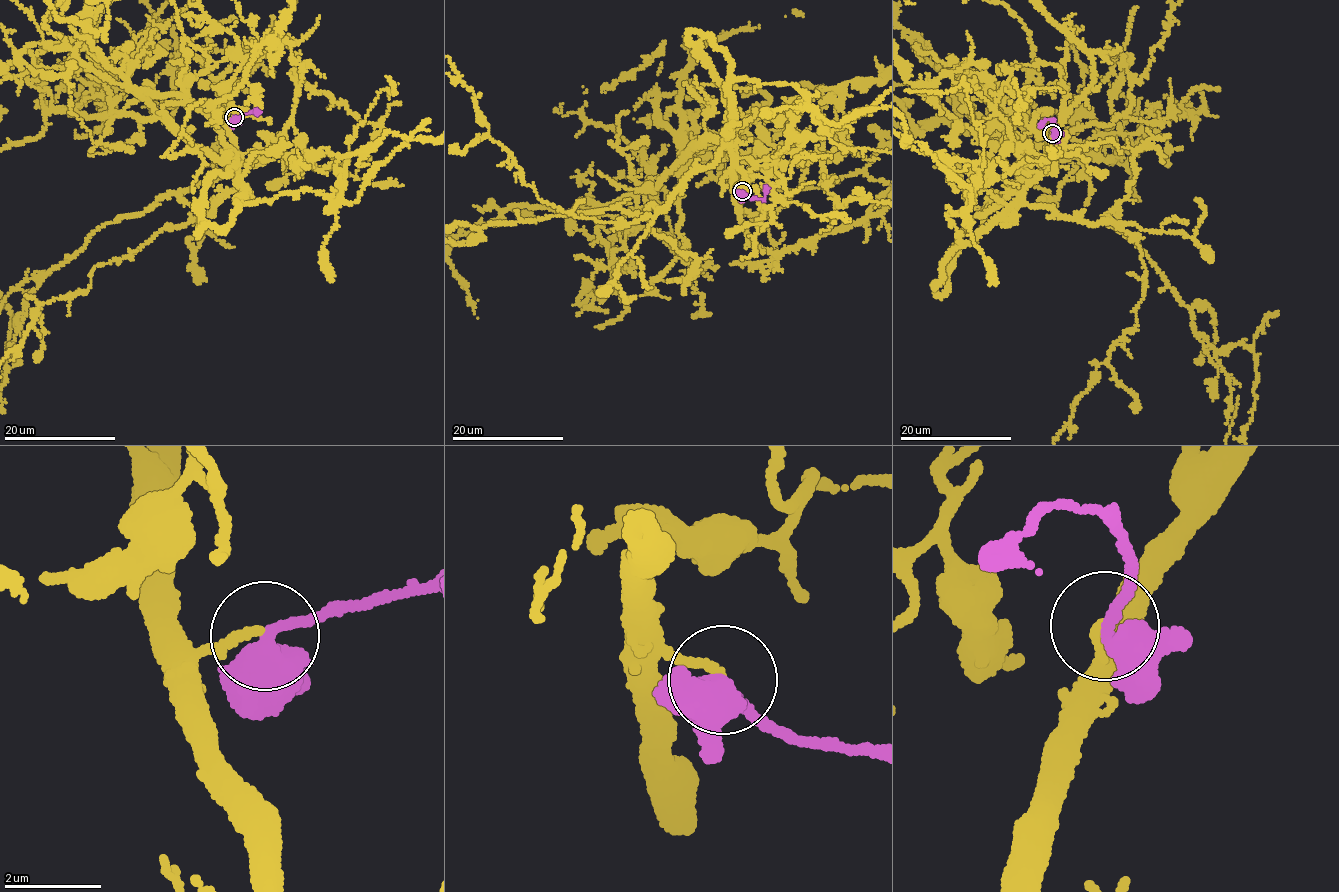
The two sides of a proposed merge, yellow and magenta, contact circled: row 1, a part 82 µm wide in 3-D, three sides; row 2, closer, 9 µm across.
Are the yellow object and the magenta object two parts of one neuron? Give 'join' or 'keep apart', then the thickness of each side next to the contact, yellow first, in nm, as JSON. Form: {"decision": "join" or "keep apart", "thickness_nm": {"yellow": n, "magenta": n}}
{"decision": "join", "thickness_nm": {"yellow": 190, "magenta": 480}}

